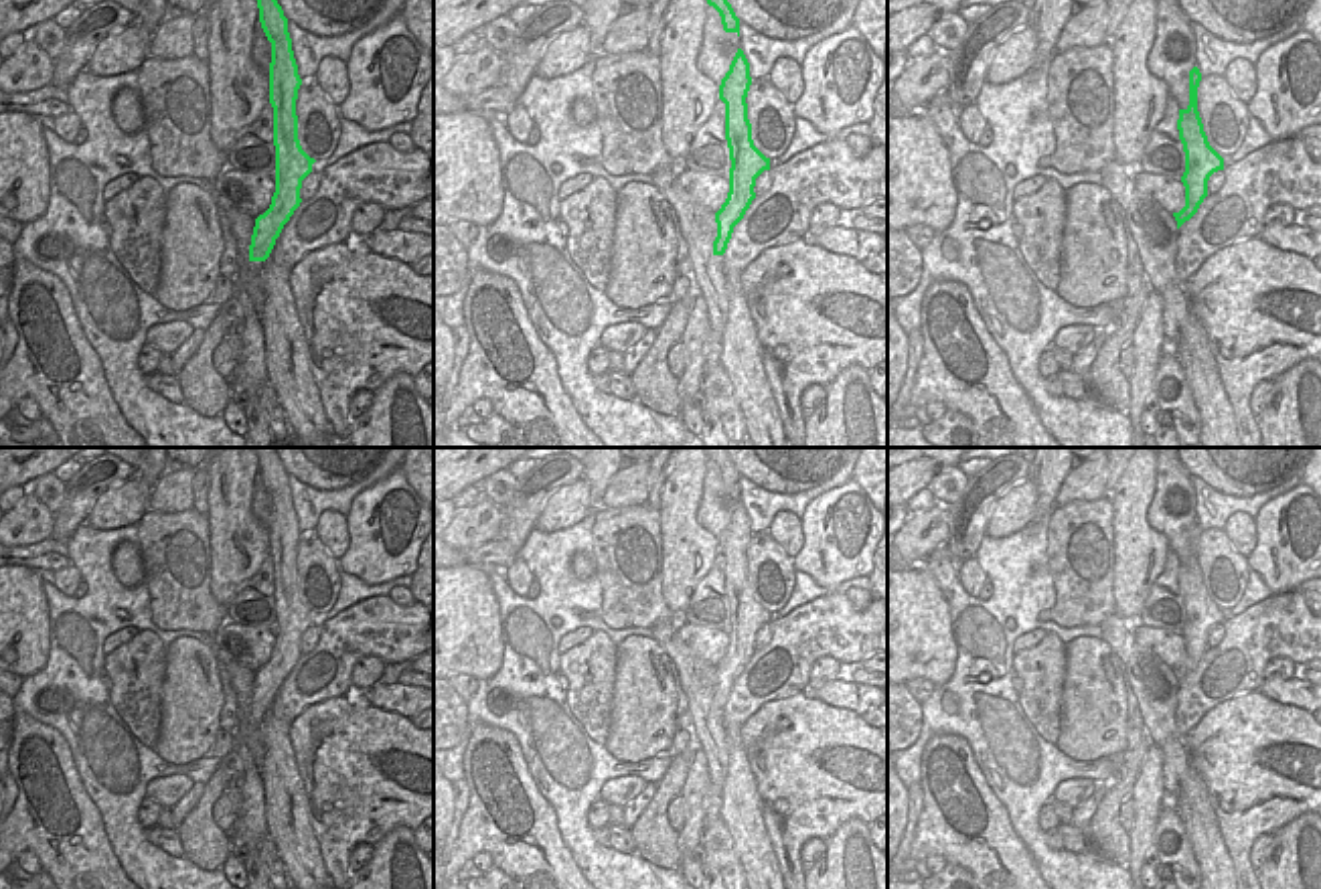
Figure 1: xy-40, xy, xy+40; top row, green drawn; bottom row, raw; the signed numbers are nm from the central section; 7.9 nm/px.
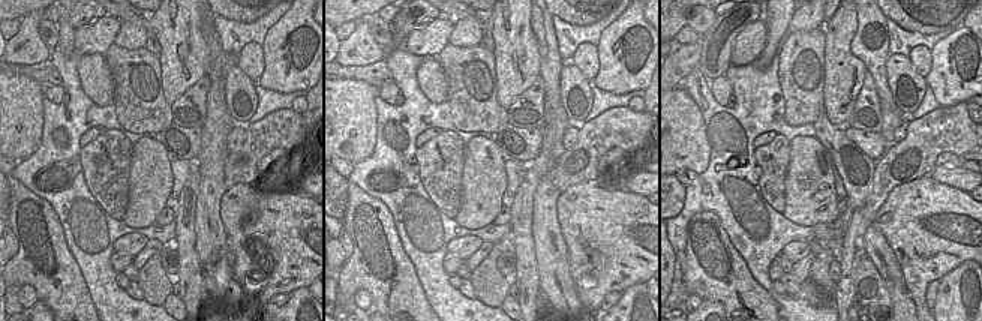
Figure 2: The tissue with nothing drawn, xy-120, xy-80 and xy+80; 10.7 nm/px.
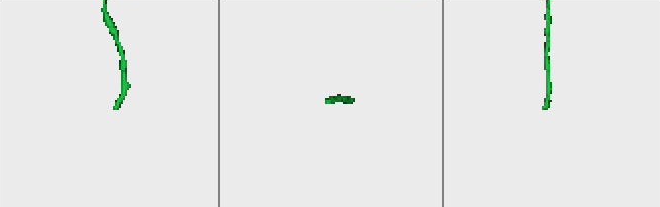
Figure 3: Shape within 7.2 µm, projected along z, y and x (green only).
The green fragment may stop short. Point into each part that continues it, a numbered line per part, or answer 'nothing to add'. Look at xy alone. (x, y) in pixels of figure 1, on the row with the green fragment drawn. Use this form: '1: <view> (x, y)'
nothing to add

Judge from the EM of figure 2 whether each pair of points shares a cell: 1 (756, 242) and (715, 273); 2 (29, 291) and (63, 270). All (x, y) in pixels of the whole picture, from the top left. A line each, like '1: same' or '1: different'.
1: different
2: different

